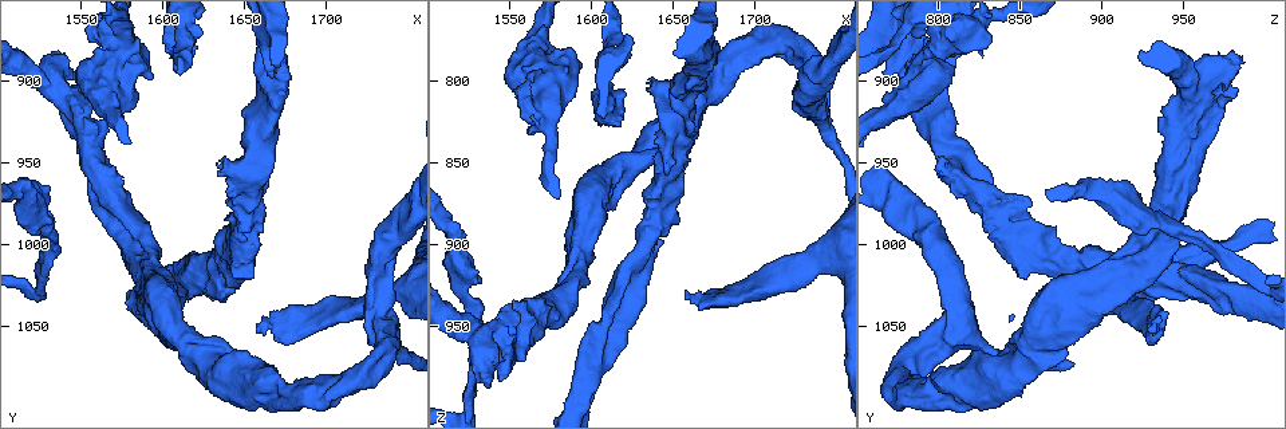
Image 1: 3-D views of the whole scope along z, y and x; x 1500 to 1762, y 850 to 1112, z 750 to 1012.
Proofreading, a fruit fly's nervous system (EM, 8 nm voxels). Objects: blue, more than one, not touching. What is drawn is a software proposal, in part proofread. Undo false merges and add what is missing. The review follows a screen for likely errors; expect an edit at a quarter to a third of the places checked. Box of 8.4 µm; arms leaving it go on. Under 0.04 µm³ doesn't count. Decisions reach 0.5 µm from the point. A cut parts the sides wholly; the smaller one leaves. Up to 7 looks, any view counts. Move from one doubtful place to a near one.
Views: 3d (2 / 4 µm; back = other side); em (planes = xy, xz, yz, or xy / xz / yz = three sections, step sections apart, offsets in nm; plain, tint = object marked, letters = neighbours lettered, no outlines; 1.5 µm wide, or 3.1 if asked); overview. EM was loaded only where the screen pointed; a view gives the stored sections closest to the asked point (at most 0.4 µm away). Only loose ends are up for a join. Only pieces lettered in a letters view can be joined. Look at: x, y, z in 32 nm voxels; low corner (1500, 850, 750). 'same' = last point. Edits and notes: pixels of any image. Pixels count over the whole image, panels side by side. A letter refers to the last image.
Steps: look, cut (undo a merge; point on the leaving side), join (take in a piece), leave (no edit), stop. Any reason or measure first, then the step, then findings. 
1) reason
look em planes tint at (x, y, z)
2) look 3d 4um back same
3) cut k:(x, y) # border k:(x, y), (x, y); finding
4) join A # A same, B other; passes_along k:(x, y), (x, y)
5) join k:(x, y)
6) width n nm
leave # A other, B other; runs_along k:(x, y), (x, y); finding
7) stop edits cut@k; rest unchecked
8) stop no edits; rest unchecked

arms part here
look 3d 4um at (1564, 904, 786)

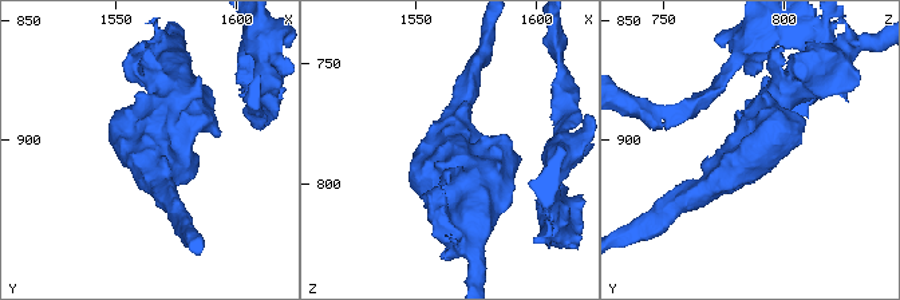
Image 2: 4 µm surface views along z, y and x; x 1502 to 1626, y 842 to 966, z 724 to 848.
shape alone is not enough
look em planes letters at (1565, 907, 784)

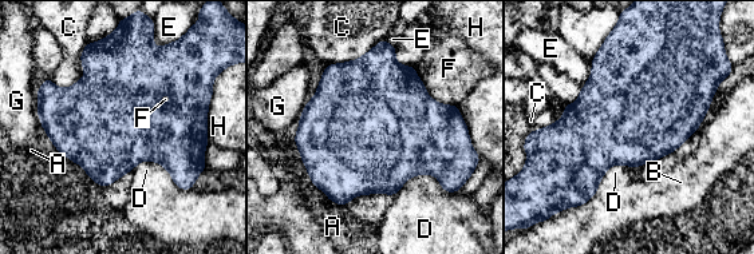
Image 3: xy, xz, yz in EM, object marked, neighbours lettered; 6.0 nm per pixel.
leave # A other, B other, C other, D other, E other, F other, G other, H other; border 3:(635, 166), (612, 165), (595, 193); continuous, no second neuron

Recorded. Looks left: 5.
arms part here
look em xy step 4 tint at (1530, 900, 952)

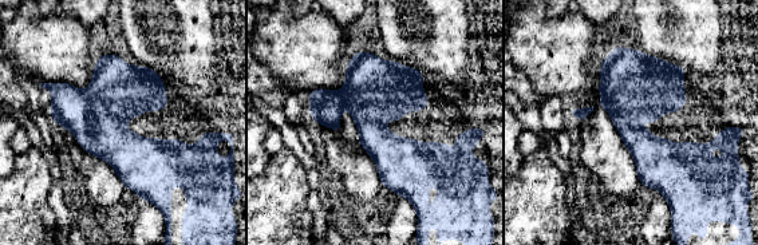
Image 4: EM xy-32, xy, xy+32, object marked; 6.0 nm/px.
look em yz step 4 letters same

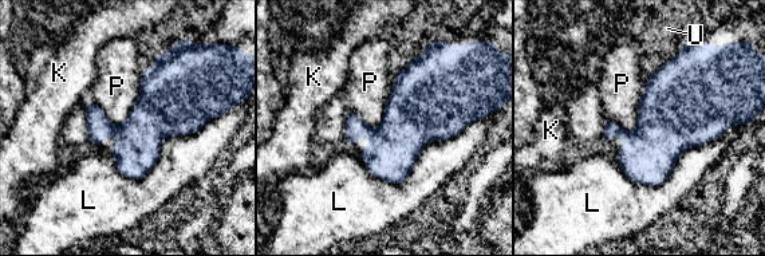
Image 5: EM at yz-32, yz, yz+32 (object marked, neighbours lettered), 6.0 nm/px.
width 280 nm
leave # K other, L other, P other, U other; border 5:(397, 73), (383, 121), (370, 129); one neuron here

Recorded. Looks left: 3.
stops while still wide
look 3d 2um at (1610, 1072, 870)

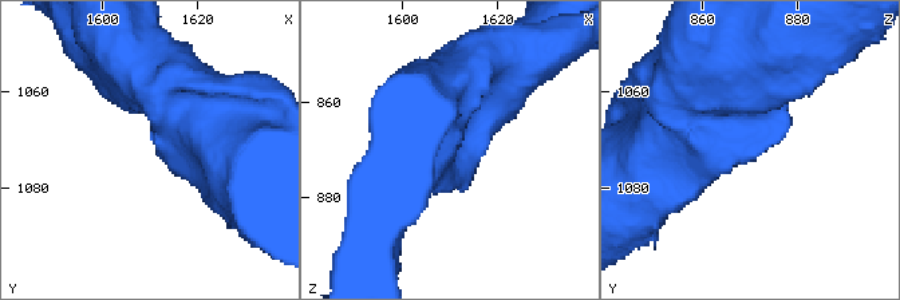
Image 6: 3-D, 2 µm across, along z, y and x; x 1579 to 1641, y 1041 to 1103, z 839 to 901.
now the EM
look em yz step 8 letters at (1612, 1073, 871)

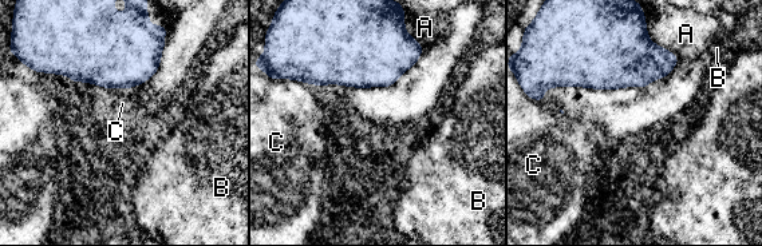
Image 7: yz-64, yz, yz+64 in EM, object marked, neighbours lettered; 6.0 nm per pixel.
look em planes letters same

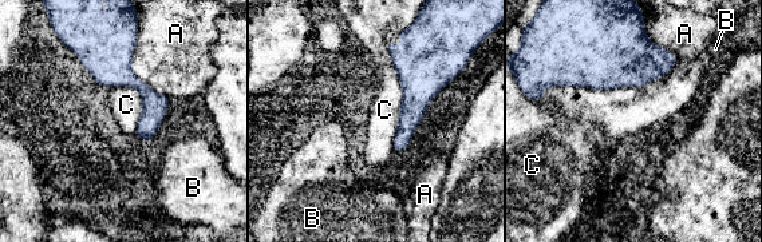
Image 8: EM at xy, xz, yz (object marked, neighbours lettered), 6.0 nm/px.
leave # A other, B other, C other; none of them fits

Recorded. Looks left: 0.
stop no edits; rest unchecked

